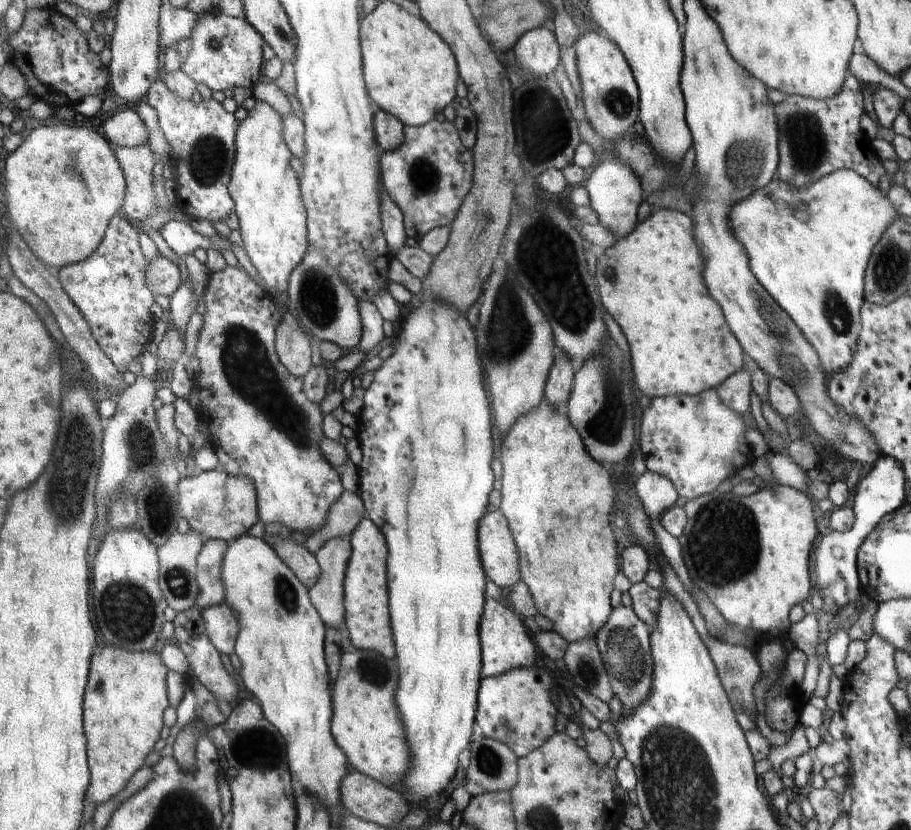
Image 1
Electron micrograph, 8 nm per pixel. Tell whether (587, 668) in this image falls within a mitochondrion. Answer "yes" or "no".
yes

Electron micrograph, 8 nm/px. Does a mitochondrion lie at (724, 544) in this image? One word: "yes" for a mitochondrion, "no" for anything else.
yes

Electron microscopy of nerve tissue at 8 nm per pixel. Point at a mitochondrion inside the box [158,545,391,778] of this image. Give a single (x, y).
(257, 749)

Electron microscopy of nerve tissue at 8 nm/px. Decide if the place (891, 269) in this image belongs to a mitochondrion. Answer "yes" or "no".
yes

